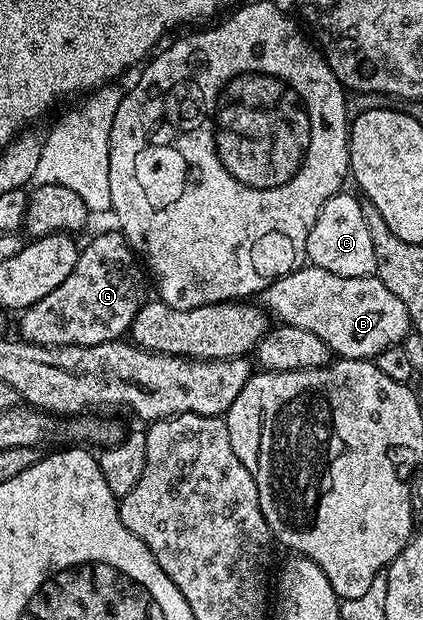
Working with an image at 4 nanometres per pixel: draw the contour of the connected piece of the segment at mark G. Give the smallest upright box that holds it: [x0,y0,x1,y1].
[19,230,146,346]

